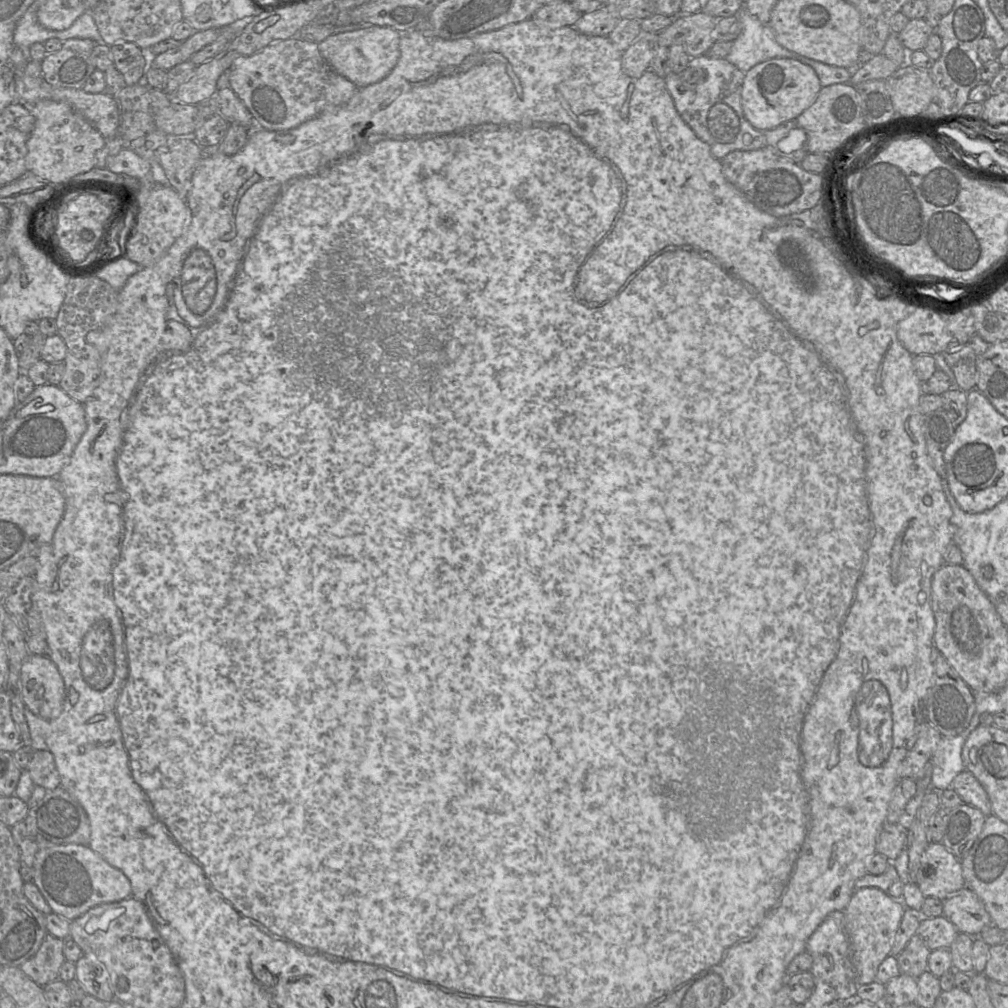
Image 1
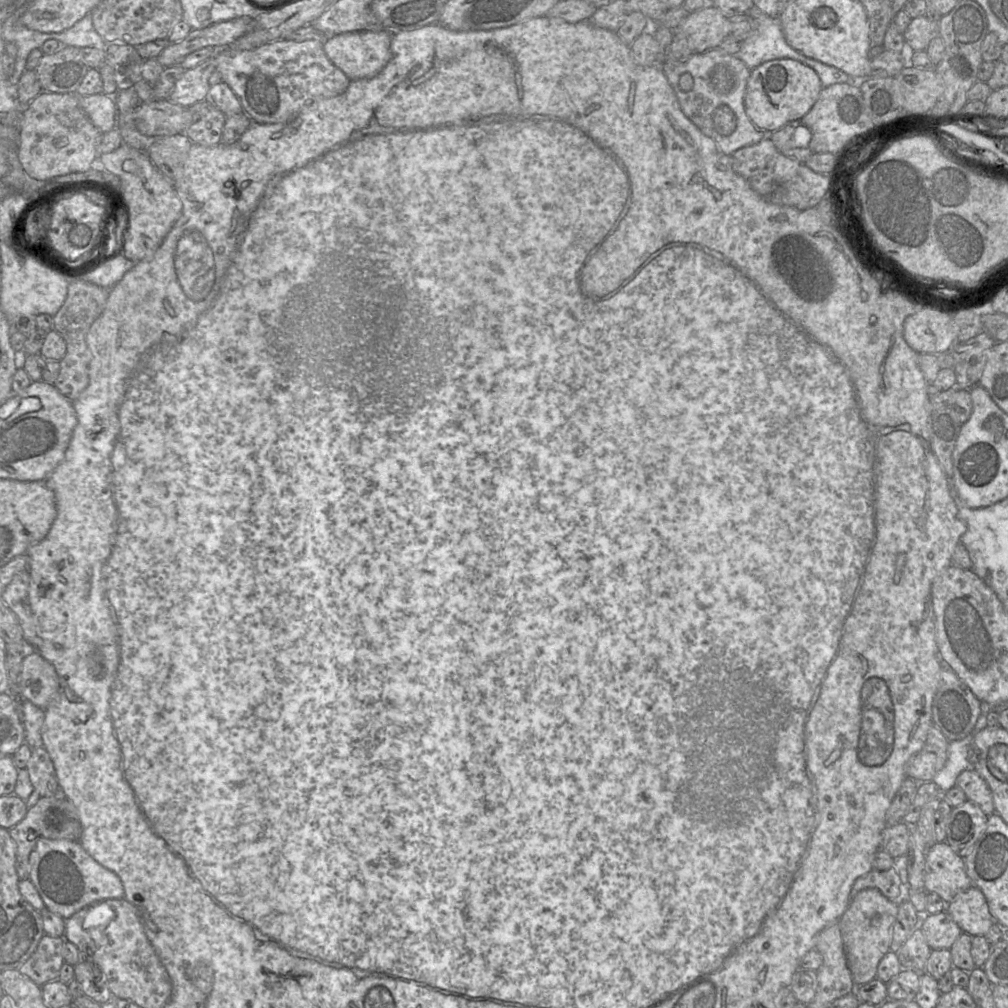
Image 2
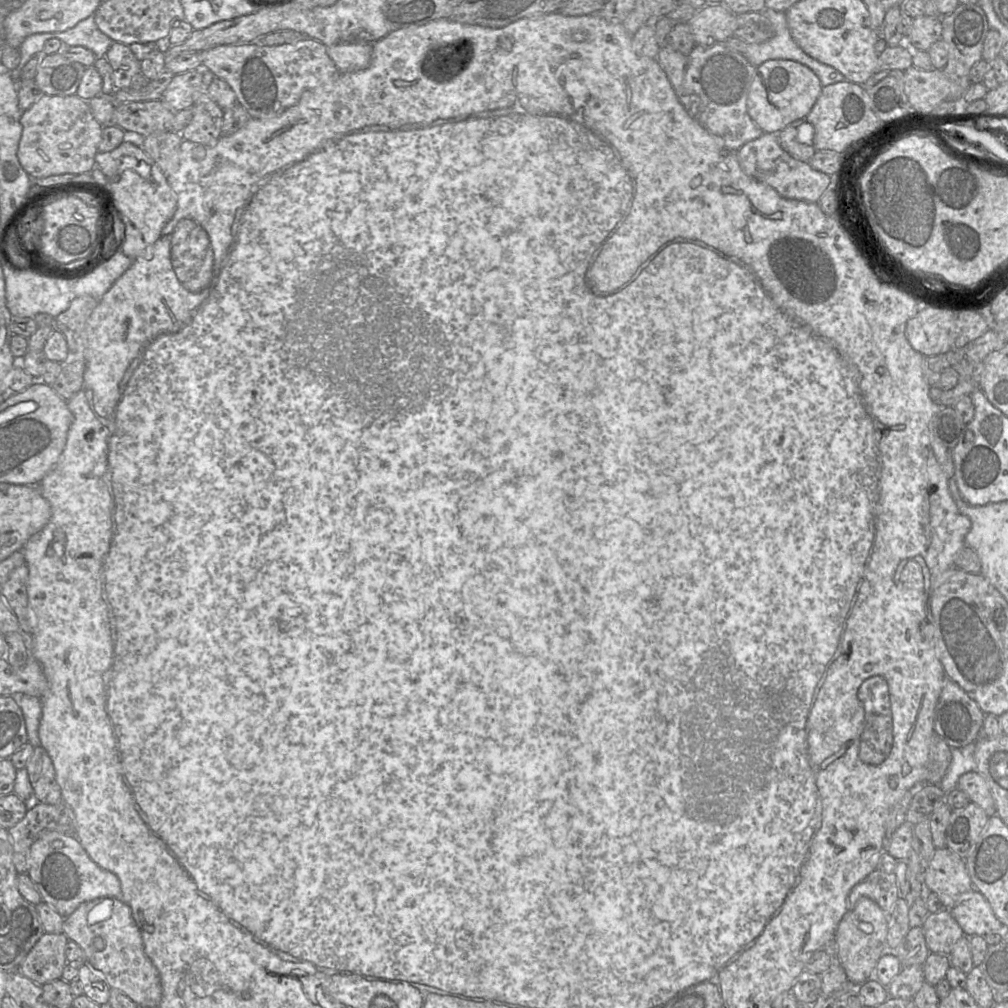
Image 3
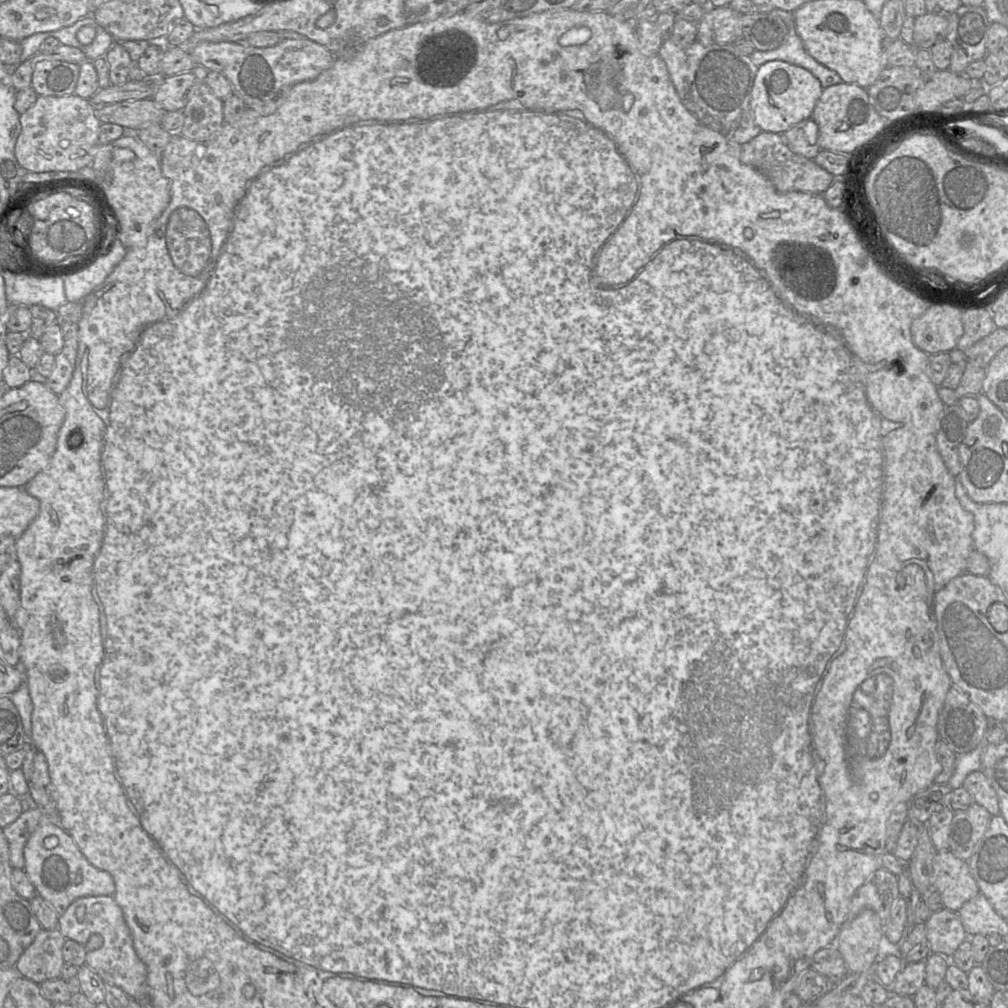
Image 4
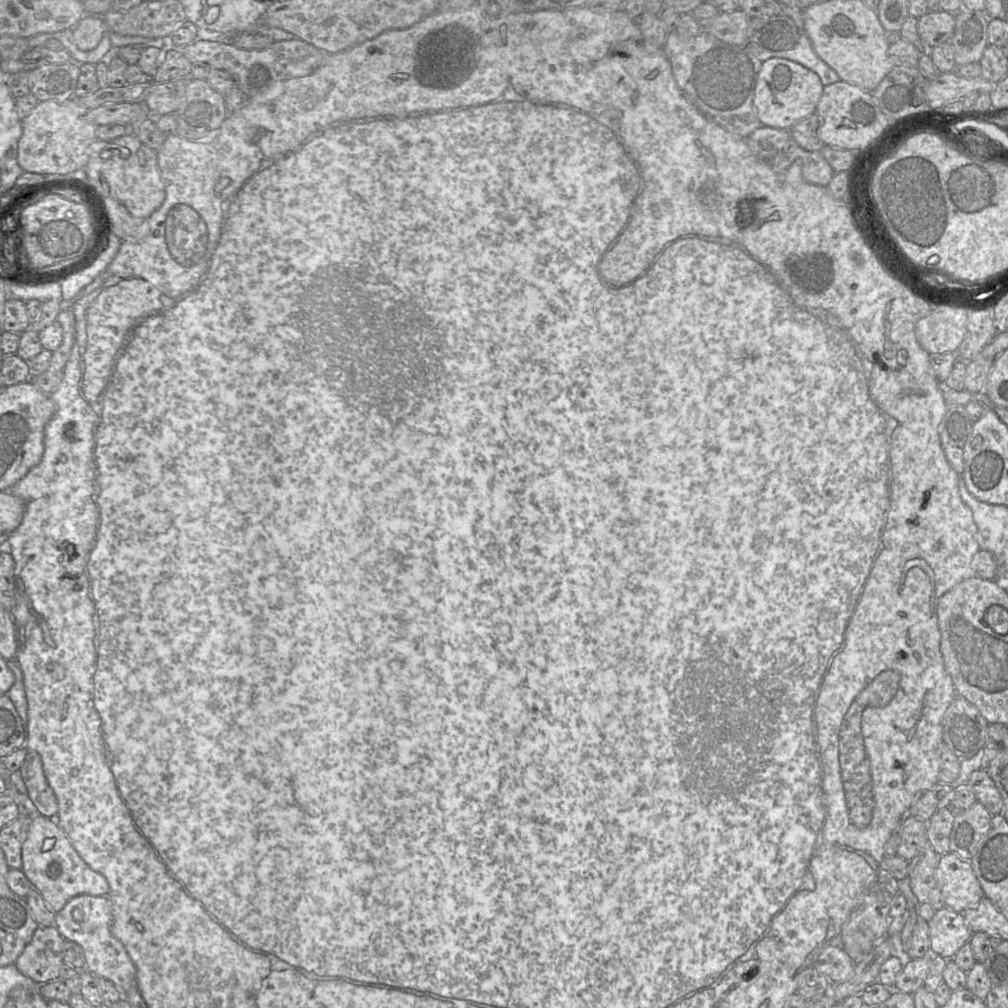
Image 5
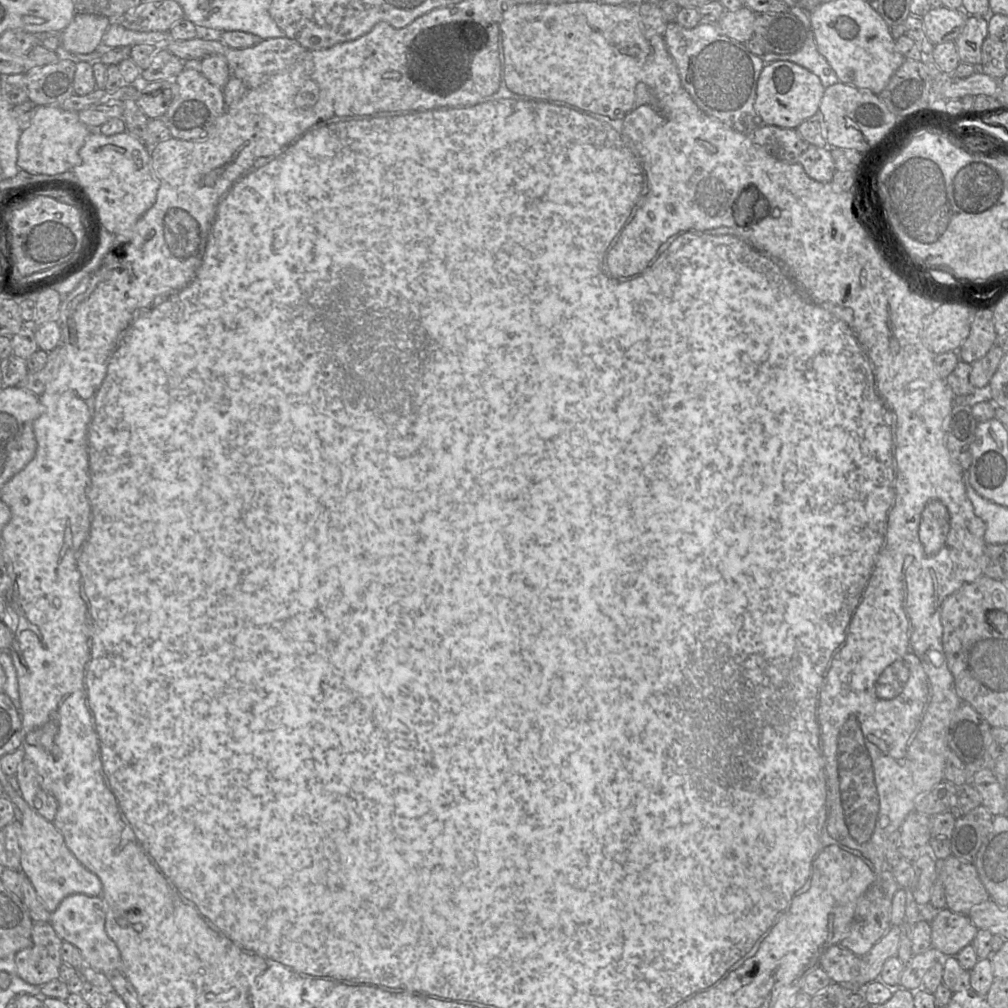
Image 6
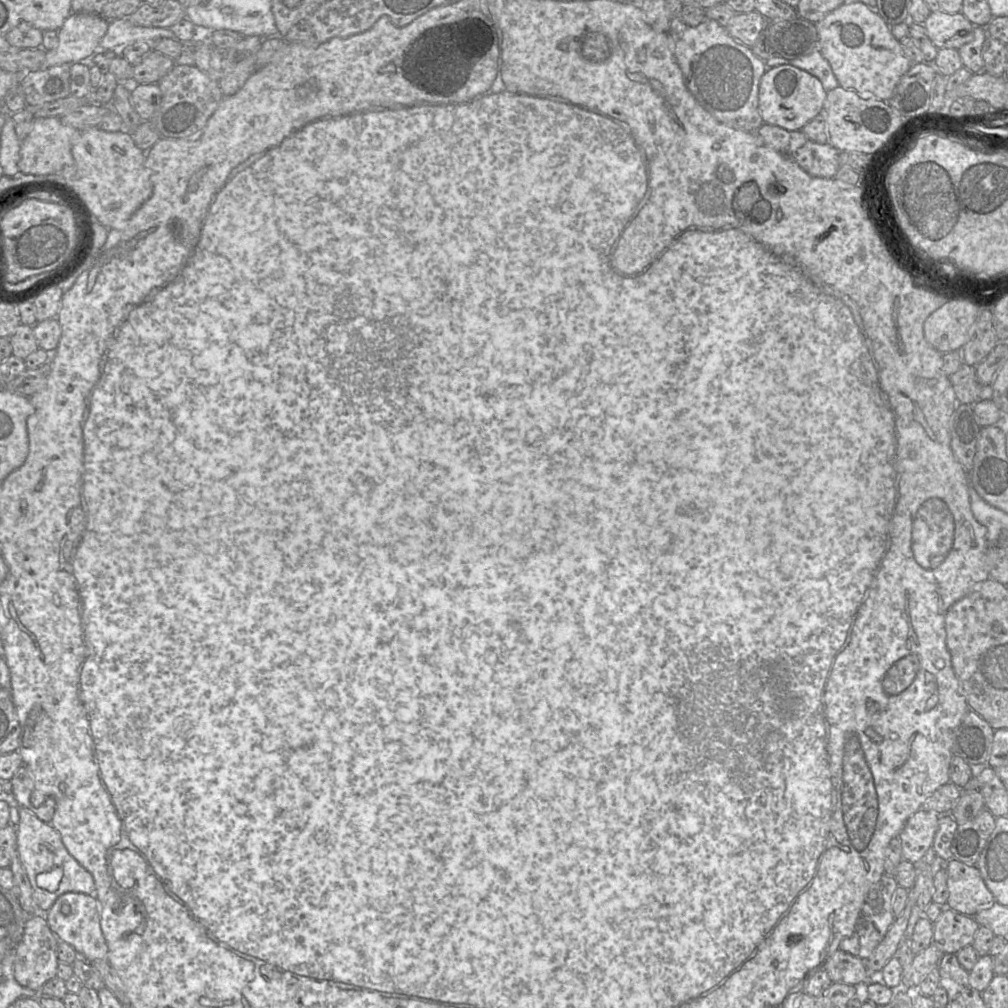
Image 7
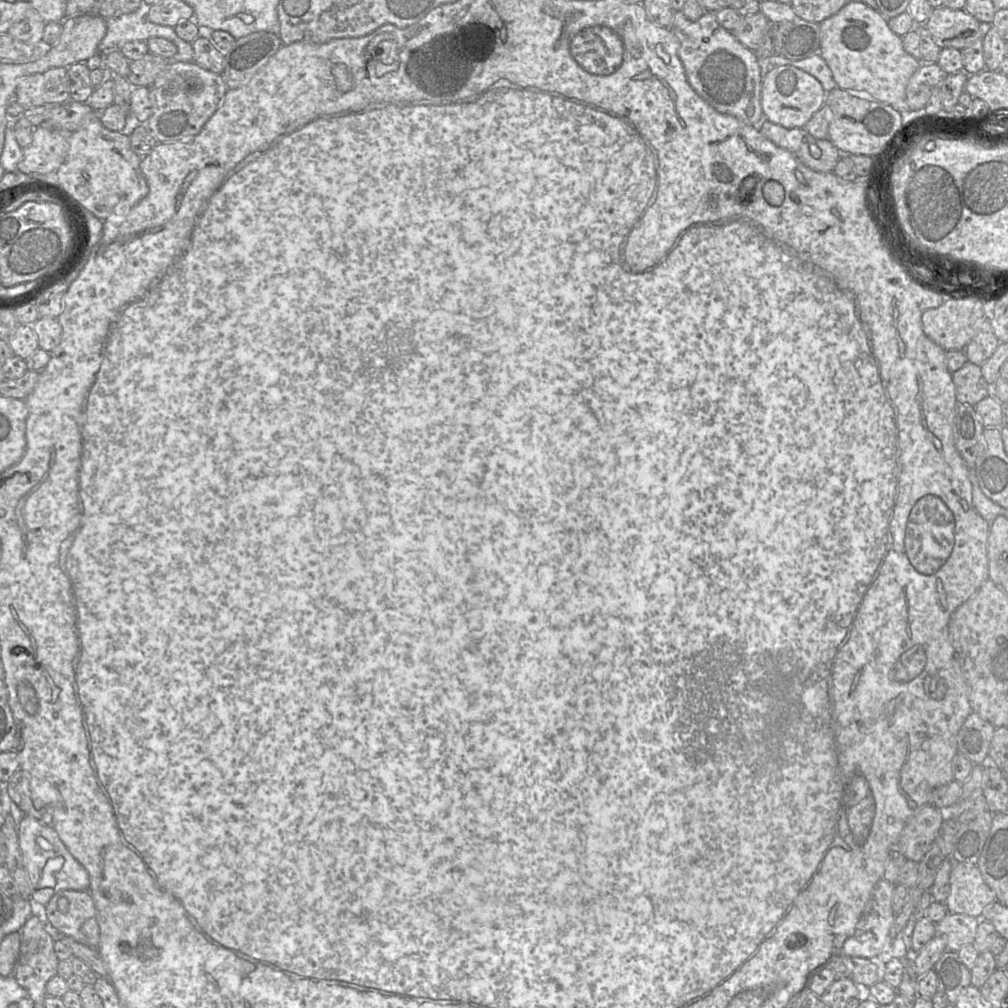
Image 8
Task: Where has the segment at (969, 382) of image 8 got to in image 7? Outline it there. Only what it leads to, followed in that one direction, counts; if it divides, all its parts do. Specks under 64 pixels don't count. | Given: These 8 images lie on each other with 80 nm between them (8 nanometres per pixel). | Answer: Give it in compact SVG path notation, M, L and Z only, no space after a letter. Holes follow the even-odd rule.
M963 363L959 370L949 376L958 403L975 404L993 399L991 385L982 385L976 375L976 366Z

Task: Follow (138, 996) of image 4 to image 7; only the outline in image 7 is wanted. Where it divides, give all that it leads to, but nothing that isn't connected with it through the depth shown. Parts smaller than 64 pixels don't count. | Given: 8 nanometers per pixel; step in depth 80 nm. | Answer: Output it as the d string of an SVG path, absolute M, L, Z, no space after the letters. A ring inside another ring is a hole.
M79 892L64 893L56 899L47 913L43 914L59 941L70 944L79 957L89 962L107 960L108 946L101 929L101 905L94 895Z

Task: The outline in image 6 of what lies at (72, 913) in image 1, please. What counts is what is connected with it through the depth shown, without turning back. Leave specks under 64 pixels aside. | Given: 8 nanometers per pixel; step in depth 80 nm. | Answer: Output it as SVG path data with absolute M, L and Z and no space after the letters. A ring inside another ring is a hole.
M20 793L10 799L22 814L21 819L21 867L30 879L39 899L49 912L54 912L60 902L71 894L102 895L102 882L84 867L67 847L64 836L54 823L33 811Z

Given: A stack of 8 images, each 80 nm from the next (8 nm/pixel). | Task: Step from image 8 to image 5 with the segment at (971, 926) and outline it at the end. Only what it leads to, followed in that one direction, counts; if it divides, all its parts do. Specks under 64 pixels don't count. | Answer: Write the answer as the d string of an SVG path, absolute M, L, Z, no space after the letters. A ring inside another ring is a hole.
M948 907L936 910L928 921L930 955L953 959L956 952L970 941L973 932L965 923L963 913Z

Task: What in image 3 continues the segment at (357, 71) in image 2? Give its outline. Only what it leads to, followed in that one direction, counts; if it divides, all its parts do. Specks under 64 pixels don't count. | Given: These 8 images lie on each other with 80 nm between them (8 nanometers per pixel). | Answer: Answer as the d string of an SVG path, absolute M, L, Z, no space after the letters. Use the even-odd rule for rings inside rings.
M344 42L327 47L327 53L340 73L366 69L372 57L373 43Z

